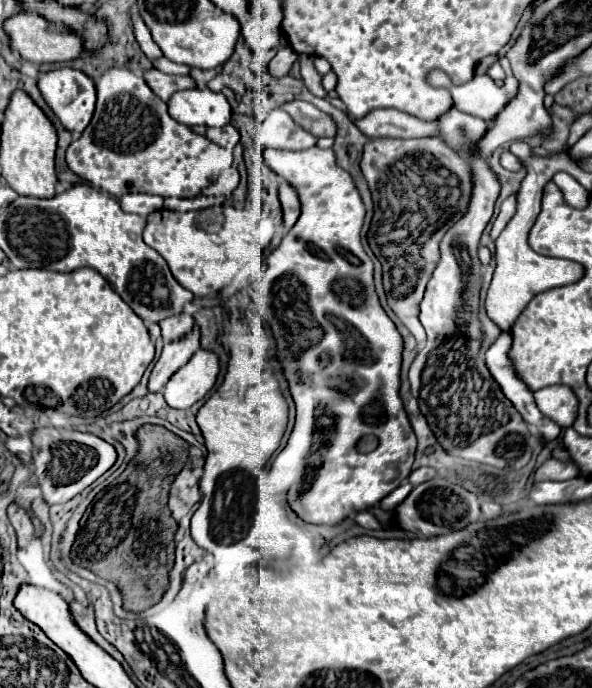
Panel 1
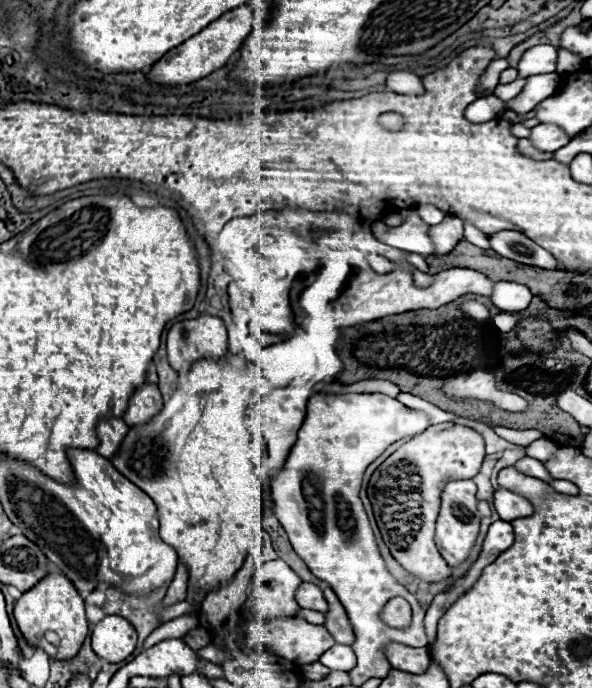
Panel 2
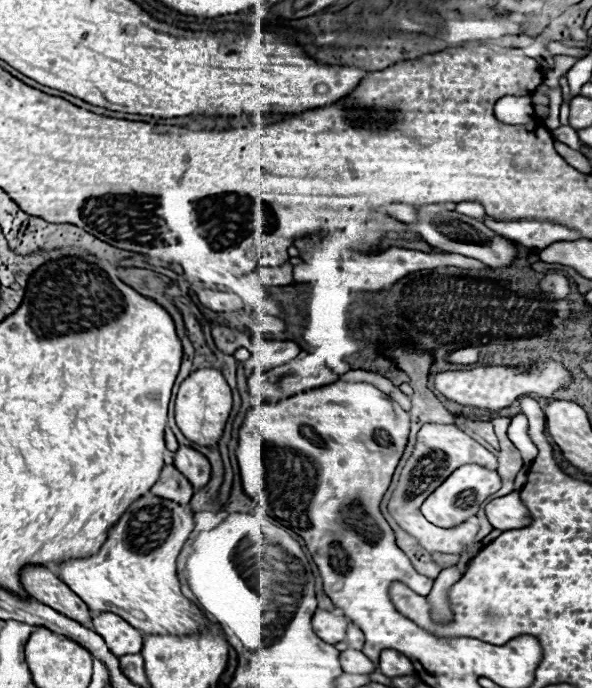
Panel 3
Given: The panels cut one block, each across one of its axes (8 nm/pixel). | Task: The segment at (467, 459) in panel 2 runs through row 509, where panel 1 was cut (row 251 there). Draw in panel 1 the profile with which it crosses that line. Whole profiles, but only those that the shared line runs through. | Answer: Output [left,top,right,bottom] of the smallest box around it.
[362,136,472,346]

